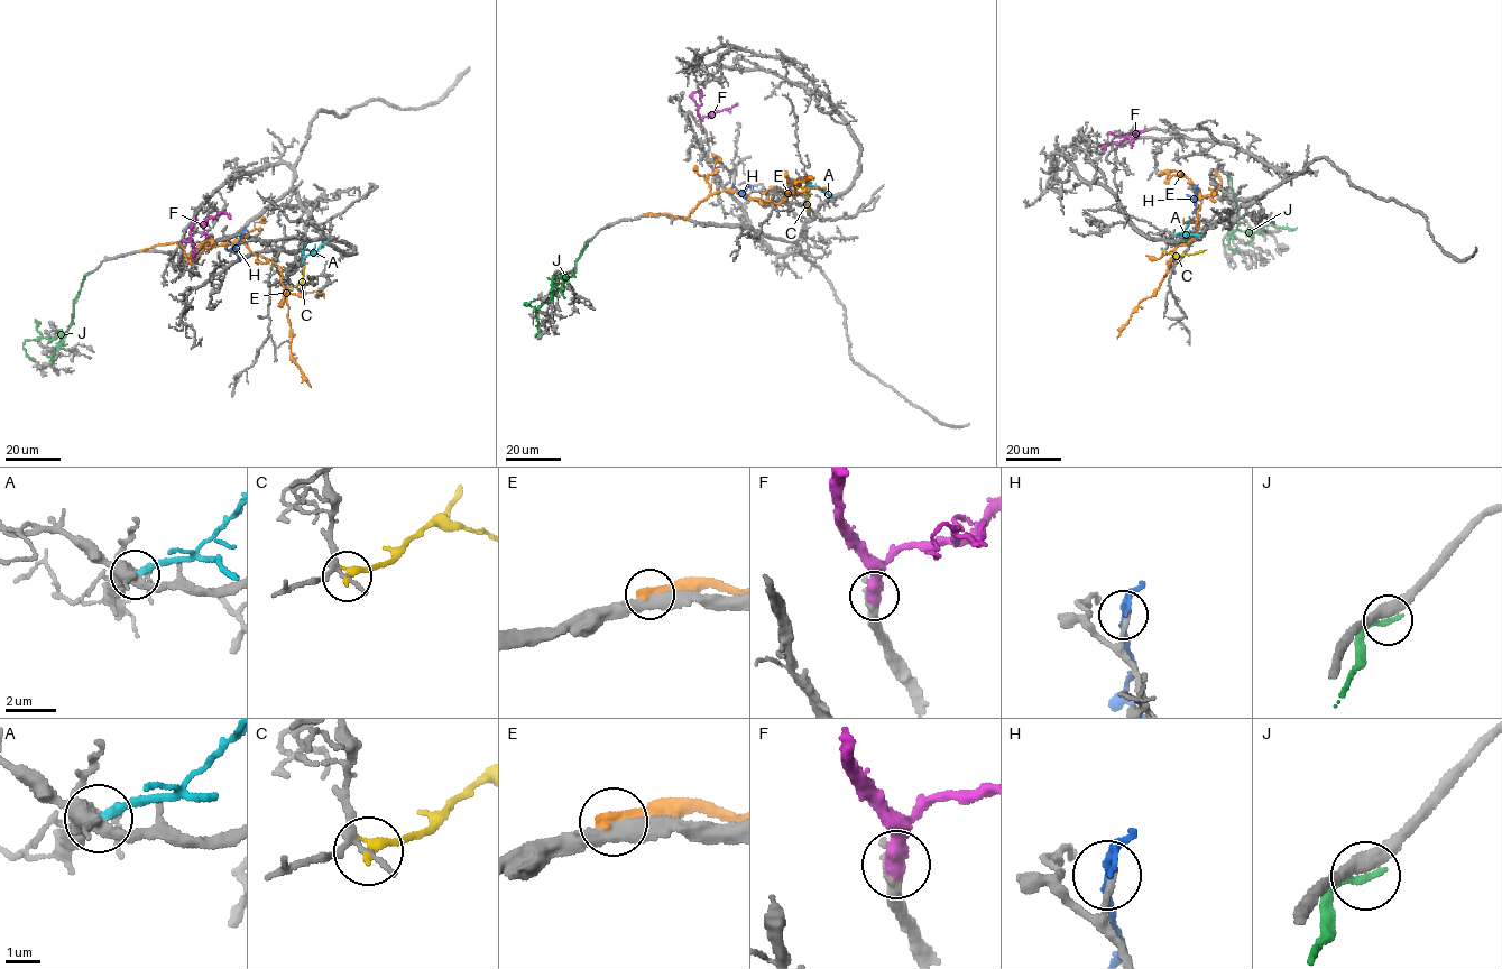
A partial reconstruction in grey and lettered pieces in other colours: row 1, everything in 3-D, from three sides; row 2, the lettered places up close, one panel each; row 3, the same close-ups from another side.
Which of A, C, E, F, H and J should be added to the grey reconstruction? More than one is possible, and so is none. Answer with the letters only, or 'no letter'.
F

